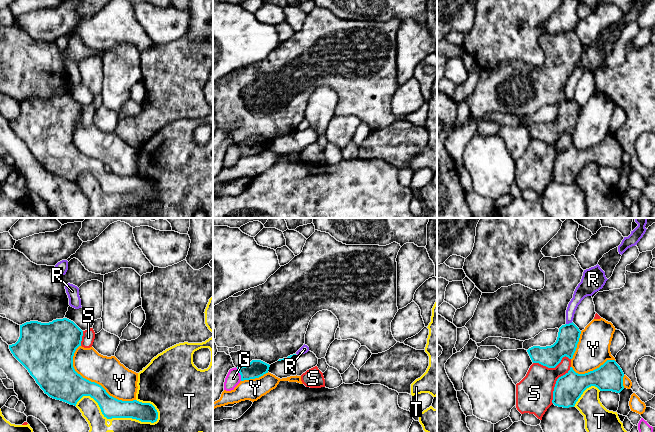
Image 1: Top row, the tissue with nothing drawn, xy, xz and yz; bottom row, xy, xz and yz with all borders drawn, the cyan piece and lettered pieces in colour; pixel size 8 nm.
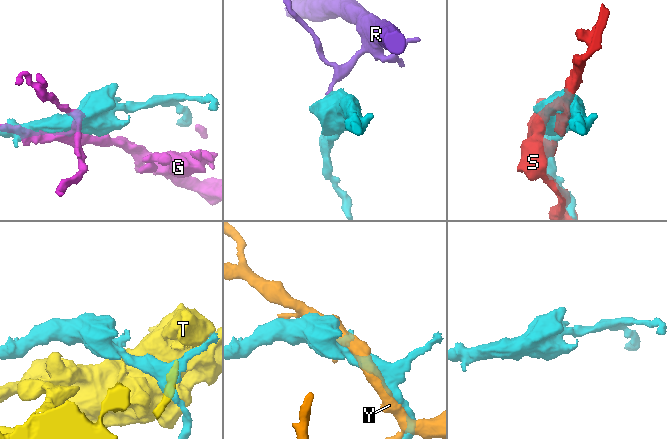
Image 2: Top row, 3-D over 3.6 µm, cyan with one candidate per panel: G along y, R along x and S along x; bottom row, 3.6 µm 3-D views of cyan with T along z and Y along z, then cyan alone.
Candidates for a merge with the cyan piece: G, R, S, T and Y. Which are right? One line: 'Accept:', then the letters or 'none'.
Accept: none

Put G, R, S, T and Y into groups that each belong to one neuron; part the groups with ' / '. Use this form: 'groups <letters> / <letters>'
groups G / R / S / T / Y

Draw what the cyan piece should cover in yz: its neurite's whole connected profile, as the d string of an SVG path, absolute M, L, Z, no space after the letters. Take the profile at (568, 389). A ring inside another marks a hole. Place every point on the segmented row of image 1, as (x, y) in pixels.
M607 360L599 368L585 374L576 373L572 367L556 381L552 403L555 406L574 407L583 392L595 386L600 391L620 393L623 389L624 373L615 360Z

